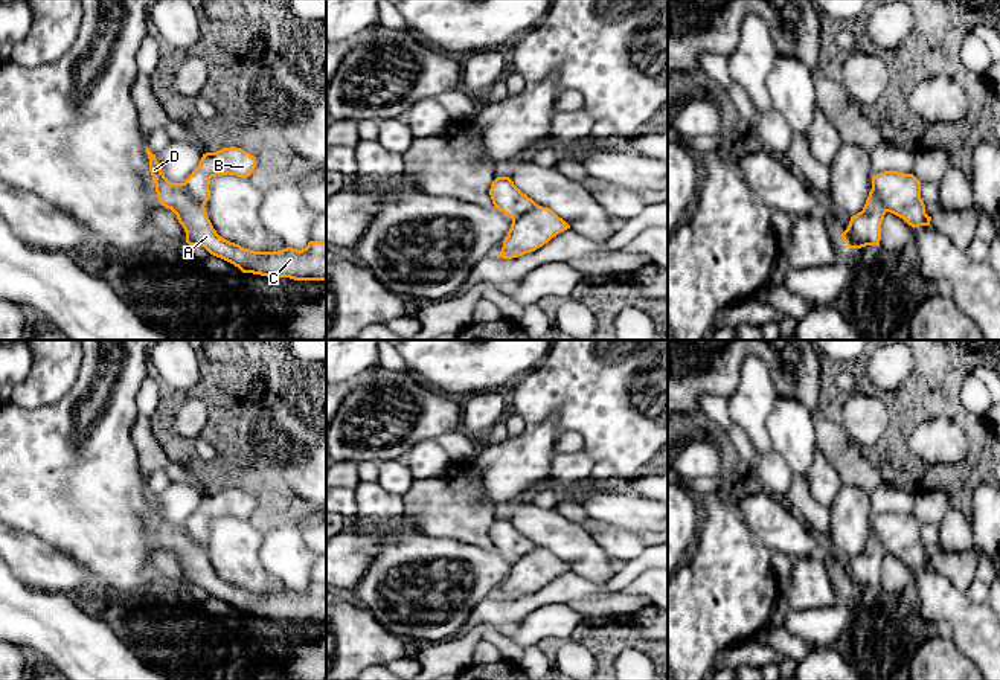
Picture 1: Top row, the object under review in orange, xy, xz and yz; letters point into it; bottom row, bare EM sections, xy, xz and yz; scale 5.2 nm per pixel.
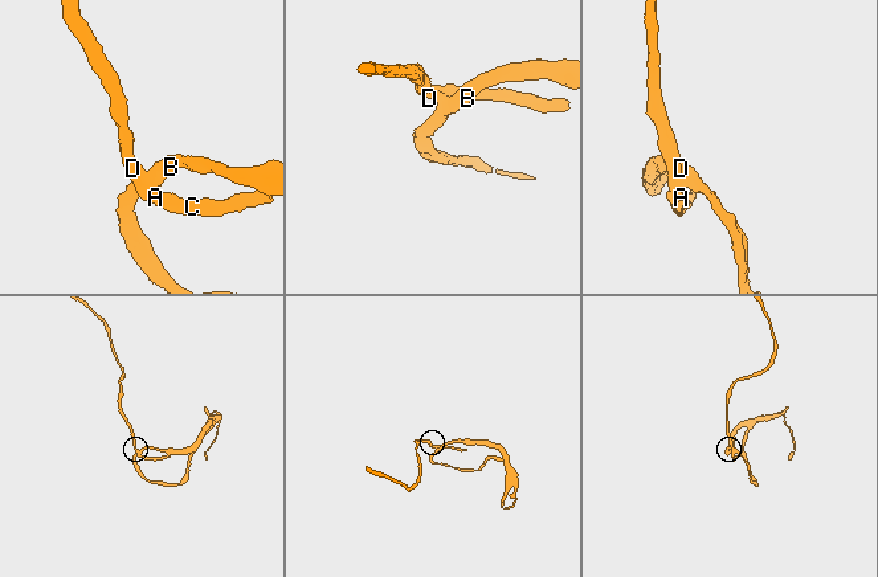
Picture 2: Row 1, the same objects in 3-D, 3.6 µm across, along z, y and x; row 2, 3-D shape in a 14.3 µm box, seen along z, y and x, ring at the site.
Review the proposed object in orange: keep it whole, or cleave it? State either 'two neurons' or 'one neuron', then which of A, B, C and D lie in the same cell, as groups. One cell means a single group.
one neuron | A B C D

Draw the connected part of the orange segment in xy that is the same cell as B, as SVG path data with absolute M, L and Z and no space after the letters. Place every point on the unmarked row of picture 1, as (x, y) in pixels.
M148 488L146 496L159 544L177 557L189 587L204 589L210 596L233 605L242 614L294 622L326 622L326 582L309 582L302 592L287 589L277 593L255 593L221 579L213 570L204 549L210 540L210 520L227 515L250 518L258 505L255 497L236 488L206 494L184 524L171 524Z

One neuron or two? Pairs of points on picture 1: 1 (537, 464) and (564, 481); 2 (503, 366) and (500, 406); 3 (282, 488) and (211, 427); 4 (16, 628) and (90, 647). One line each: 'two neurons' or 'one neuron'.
1: two neurons
2: two neurons
3: one neuron
4: one neuron

